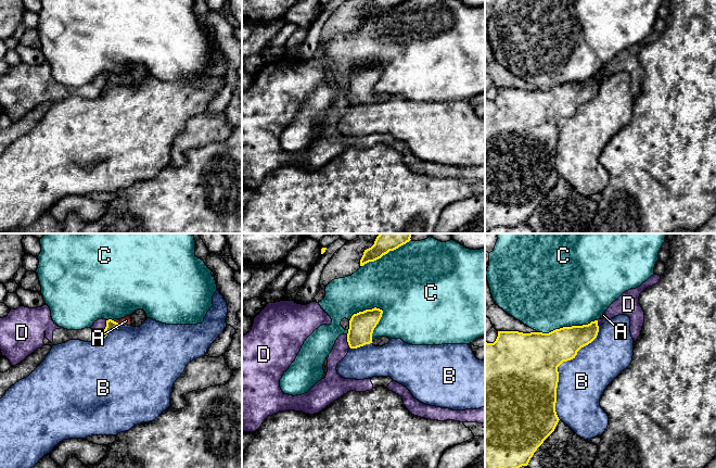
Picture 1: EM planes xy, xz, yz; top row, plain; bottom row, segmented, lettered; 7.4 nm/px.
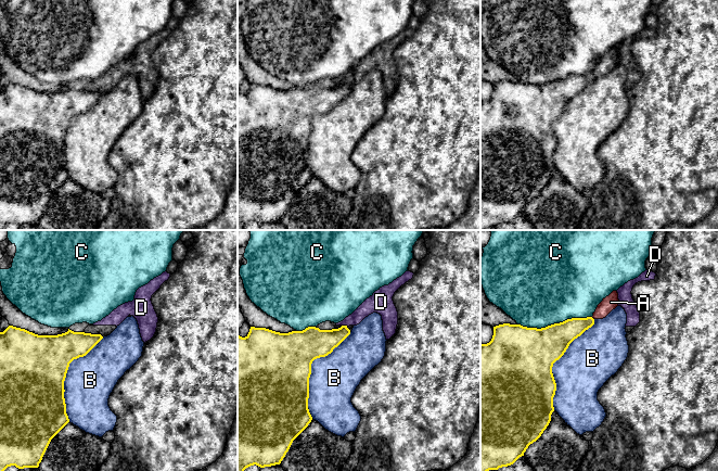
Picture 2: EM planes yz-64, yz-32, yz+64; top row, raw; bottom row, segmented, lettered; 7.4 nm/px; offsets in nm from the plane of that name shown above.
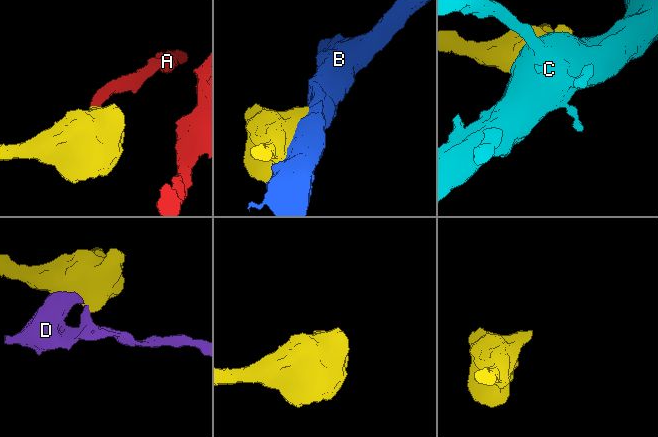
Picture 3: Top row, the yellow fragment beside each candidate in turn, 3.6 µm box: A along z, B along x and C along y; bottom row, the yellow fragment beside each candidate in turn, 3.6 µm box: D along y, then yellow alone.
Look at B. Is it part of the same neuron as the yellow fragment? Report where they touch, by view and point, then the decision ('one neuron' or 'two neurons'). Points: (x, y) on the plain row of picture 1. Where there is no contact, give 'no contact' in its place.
yz (557, 126) | two neurons

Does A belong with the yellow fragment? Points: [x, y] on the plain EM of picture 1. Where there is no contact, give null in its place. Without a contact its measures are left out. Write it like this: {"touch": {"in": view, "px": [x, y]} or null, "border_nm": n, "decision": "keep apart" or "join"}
{"touch": {"in": "xy", "px": [117, 79]}, "border_nm": 70, "decision": "join"}

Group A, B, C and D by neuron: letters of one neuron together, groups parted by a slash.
A / B / C / D

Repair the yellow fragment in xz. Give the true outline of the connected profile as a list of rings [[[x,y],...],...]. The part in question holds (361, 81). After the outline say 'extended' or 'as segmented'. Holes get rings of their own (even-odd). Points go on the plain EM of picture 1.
[[[374,64],[351,73],[347,90],[347,99],[350,105],[372,100],[372,90],[382,71],[382,66]]]; as segmented

